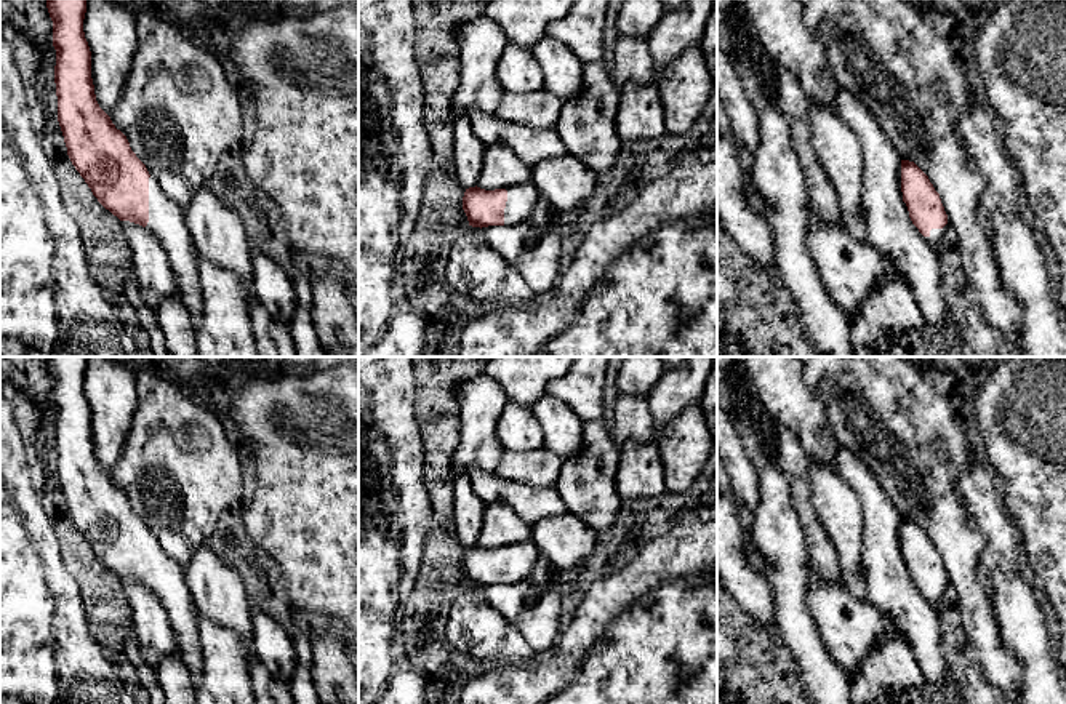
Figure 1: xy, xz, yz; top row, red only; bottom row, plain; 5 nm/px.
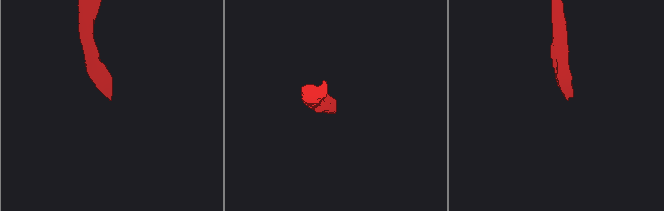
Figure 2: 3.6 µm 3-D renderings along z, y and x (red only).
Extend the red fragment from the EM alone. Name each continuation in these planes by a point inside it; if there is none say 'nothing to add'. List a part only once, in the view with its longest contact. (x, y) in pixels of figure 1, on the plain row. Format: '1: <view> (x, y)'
1: xy (167, 583)

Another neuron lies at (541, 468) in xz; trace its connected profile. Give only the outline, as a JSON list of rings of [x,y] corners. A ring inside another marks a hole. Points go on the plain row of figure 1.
[[[546,448],[528,453],[506,451],[495,469],[498,478],[536,488],[555,488],[563,459]]]

